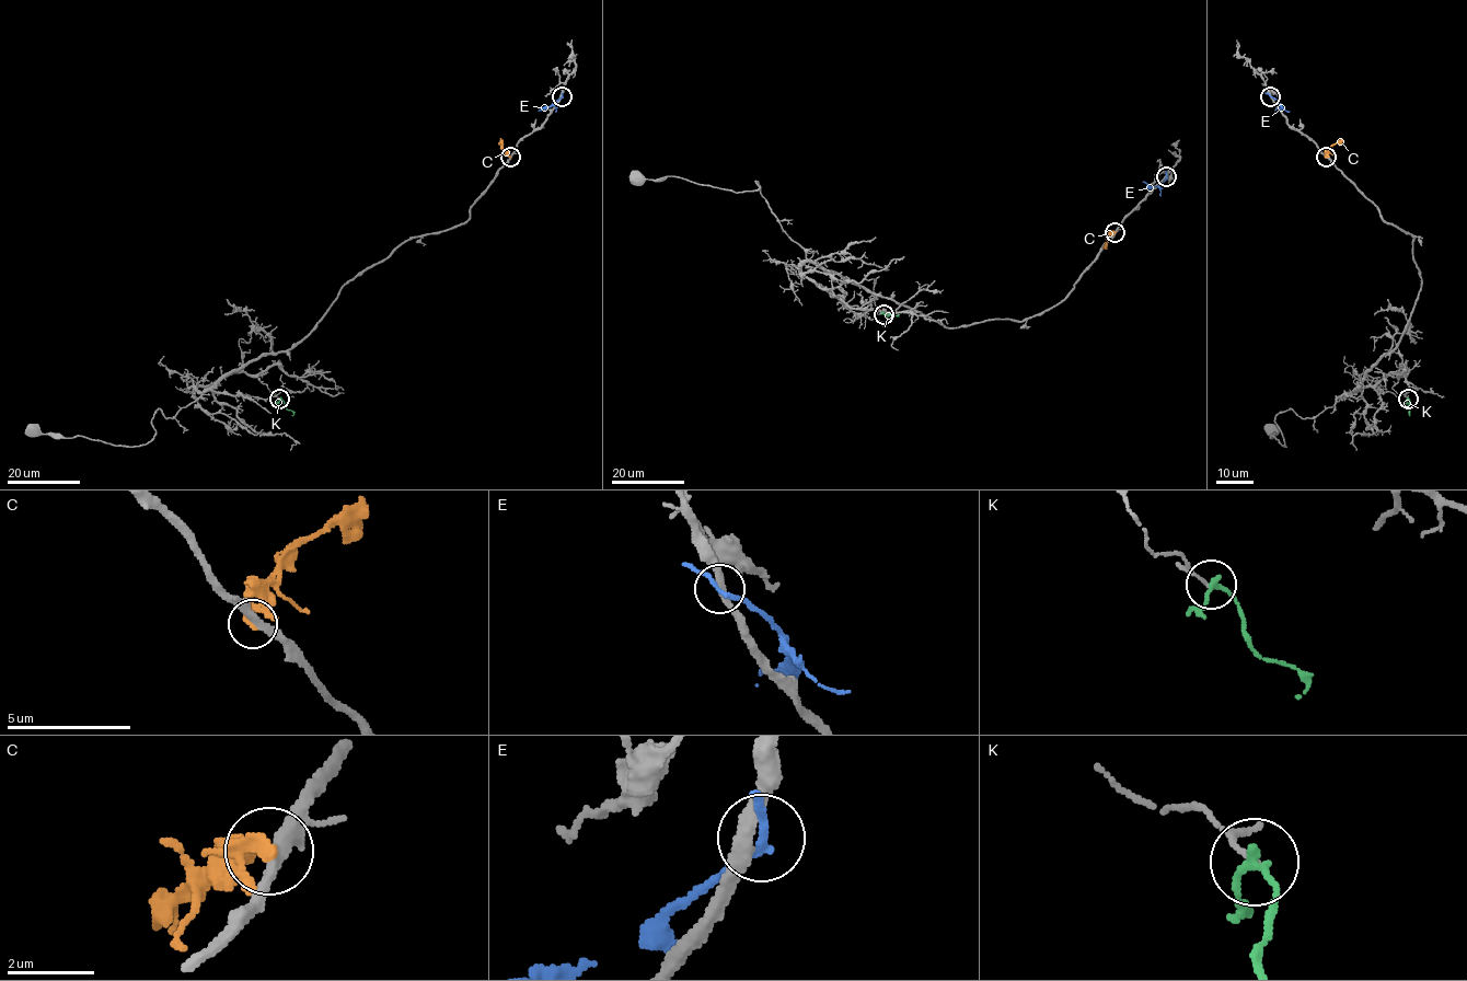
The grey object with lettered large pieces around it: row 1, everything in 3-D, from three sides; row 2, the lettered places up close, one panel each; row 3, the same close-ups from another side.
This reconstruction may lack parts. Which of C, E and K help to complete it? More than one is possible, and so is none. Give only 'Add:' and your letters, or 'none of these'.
Add: none of these

